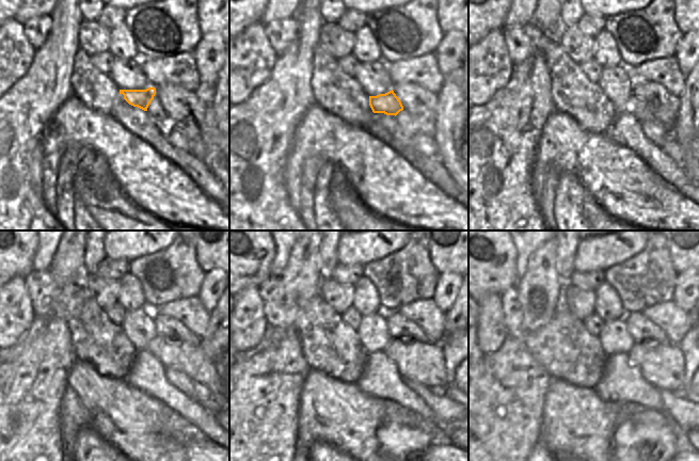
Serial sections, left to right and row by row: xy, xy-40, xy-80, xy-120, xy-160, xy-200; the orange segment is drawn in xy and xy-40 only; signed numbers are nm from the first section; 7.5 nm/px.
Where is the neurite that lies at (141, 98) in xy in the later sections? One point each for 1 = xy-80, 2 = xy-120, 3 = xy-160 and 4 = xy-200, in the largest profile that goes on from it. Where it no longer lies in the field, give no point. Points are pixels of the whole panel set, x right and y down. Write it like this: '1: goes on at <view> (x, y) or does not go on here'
1: goes on at xy-80 (642, 111)
2: goes on at xy-120 (191, 360)
3: goes on at xy-160 (424, 363)
4: goes on at xy-200 (663, 365)

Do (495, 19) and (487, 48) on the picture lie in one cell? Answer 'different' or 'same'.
different

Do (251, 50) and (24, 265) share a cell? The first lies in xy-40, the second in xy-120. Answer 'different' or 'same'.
different

